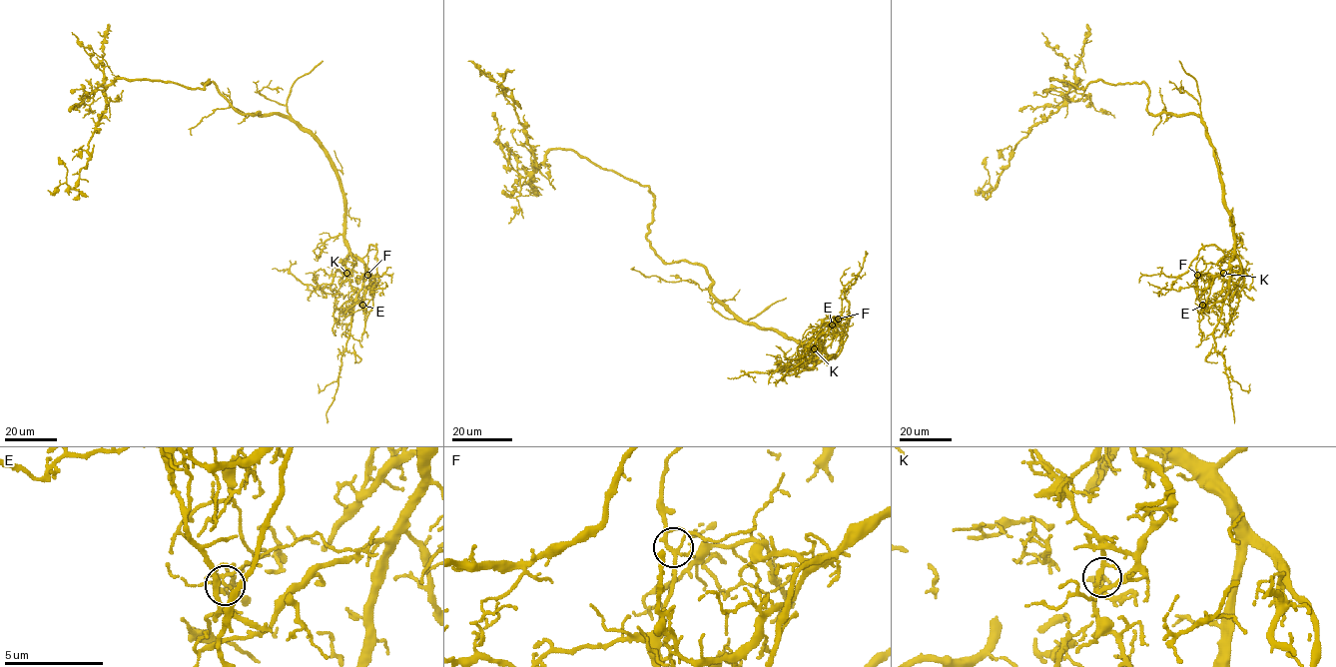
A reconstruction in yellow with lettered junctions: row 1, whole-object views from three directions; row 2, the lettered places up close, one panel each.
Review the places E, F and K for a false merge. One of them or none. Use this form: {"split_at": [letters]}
{"split_at": ["E"]}

